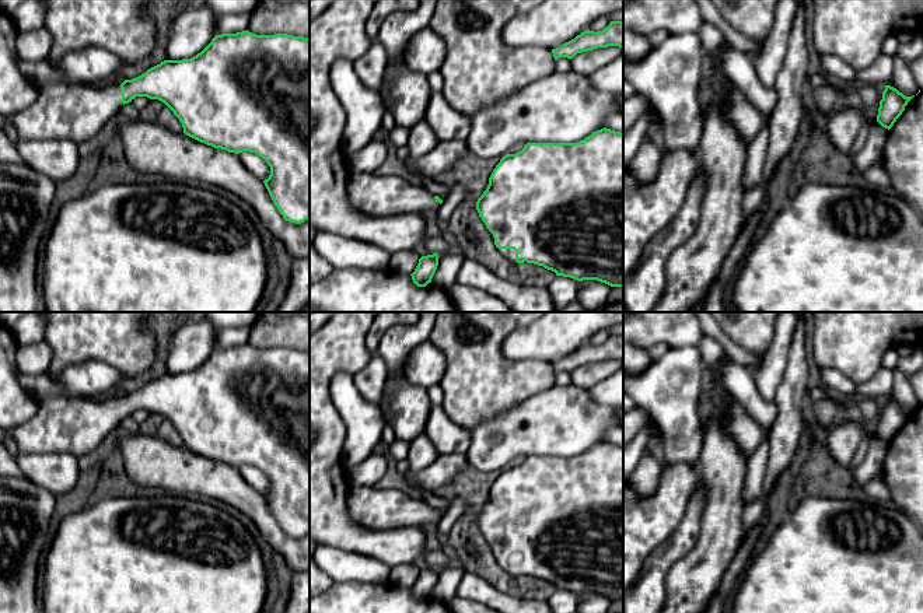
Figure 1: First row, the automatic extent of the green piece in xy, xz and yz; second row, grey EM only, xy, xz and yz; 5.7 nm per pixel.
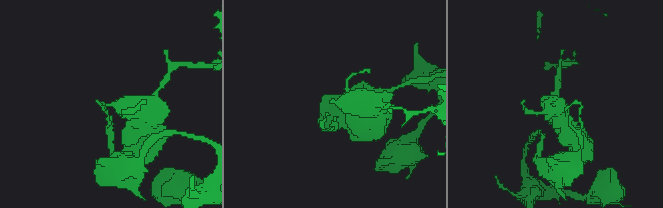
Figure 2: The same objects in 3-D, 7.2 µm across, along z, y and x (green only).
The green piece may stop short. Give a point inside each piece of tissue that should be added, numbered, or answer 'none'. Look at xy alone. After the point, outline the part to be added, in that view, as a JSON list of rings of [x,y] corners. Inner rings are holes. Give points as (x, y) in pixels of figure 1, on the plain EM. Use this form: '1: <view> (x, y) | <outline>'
1: xy (77, 426) | [[[49,396],[39,399],[36,414],[27,423],[11,428],[18,455],[67,452],[81,456],[92,452],[122,420],[120,397]]]

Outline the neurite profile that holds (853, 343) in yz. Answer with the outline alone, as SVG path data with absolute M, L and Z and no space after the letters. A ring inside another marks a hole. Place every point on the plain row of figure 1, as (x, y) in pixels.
M814 312L814 358L819 368L833 368L857 386L881 368L887 350L901 344L923 348L923 312Z

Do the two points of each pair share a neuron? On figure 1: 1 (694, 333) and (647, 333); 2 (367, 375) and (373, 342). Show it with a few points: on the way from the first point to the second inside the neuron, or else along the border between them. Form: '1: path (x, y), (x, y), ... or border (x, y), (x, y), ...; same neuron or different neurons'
1: path (682, 333), (658, 333); same neuron
2: path (374, 367), (373, 350); same neuron

